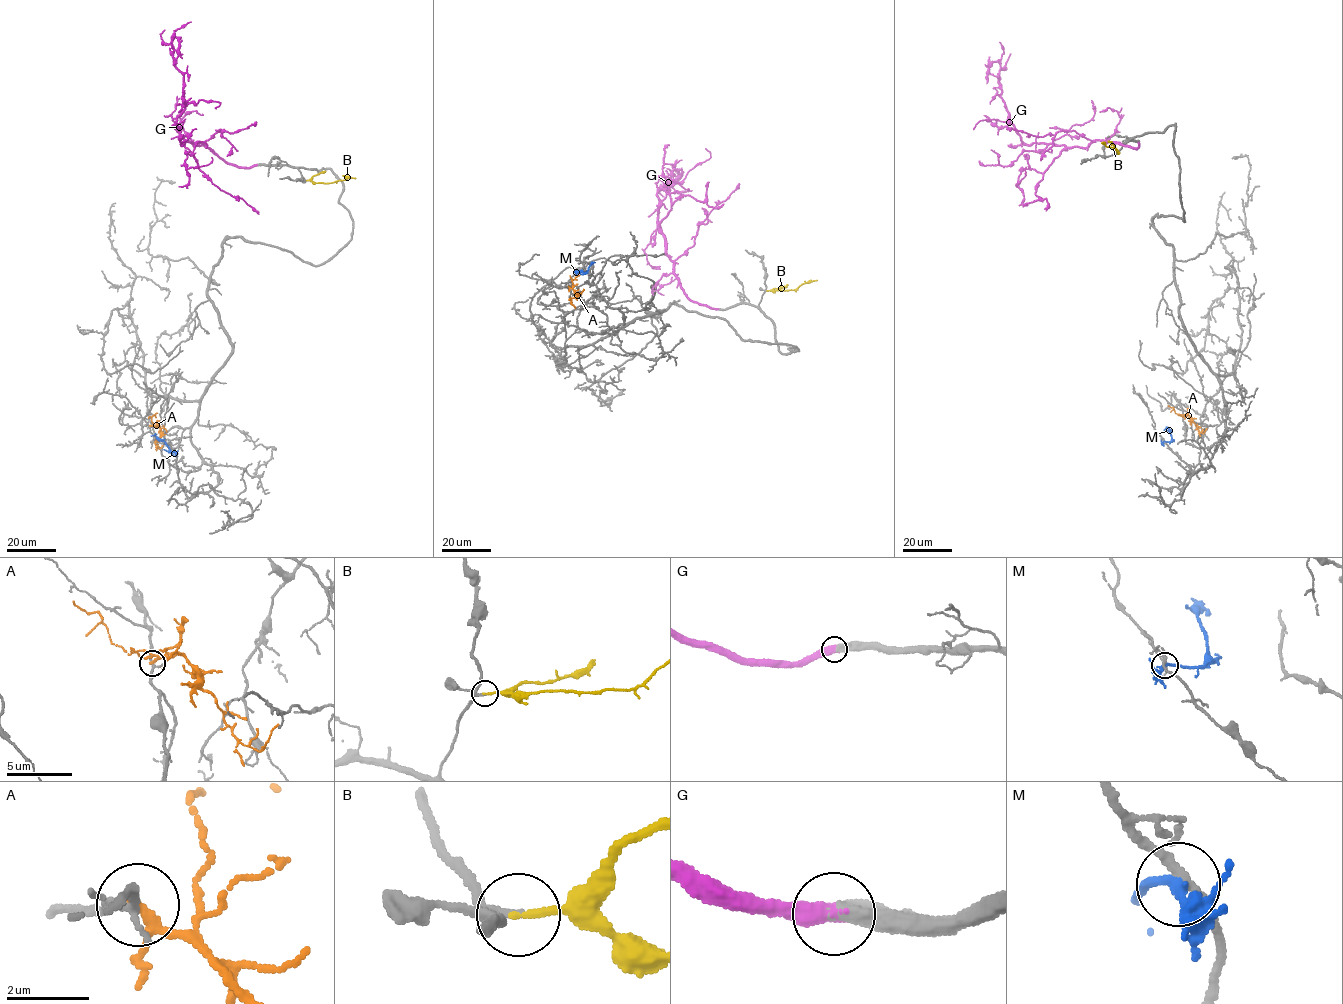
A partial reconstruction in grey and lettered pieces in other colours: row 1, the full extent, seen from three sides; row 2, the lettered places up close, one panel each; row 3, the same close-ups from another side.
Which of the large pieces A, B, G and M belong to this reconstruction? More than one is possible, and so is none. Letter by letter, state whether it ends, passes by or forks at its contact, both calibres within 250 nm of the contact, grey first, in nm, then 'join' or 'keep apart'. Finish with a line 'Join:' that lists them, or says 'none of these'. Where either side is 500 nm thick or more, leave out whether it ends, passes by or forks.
A: it passes by; 160 nm thick on the grey side, 170 nm on the other; keep apart
B: it ends there; 130 nm thick on the grey side, 170 nm on the other; join
G: 440 nm thick on the grey side, 550 nm on the other; join
M: it passes by; 160 nm thick on the grey side, 240 nm on the other; keep apart
Join: B, G

